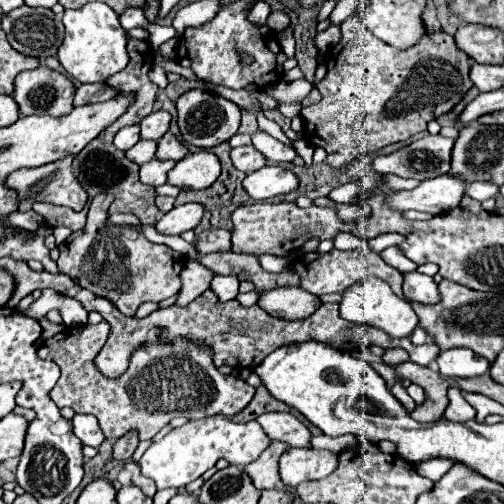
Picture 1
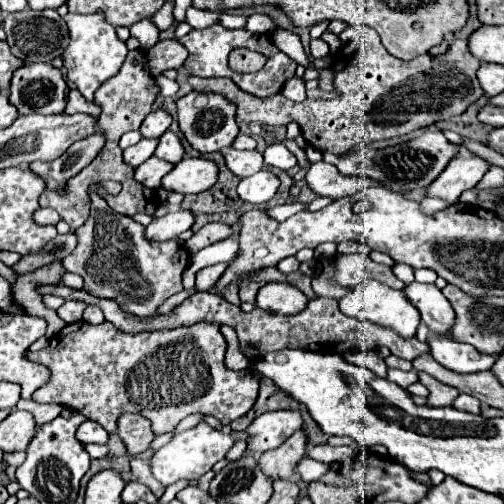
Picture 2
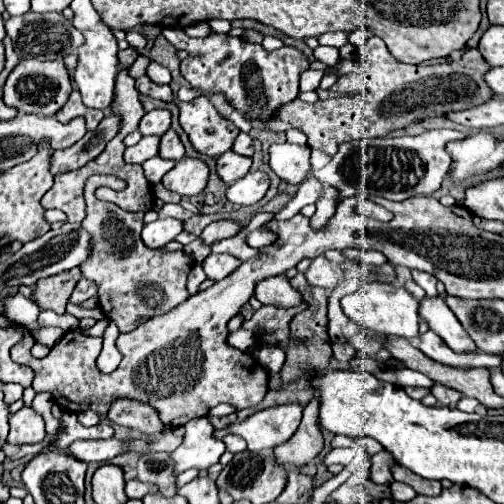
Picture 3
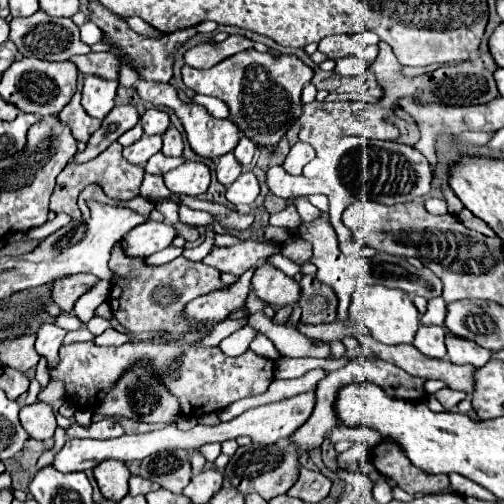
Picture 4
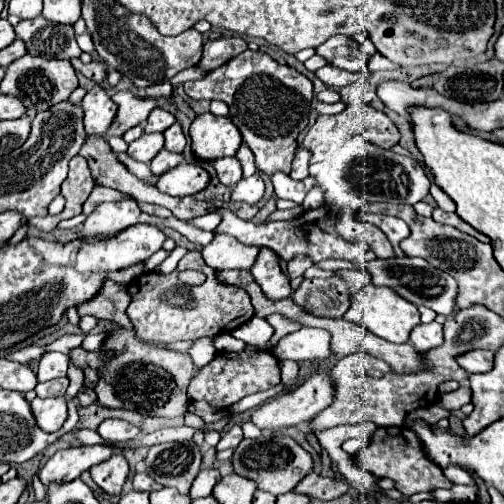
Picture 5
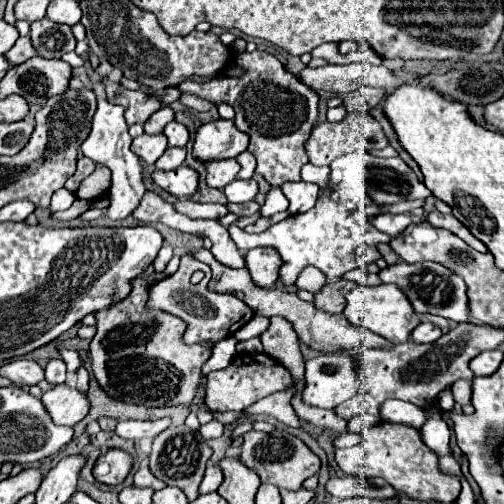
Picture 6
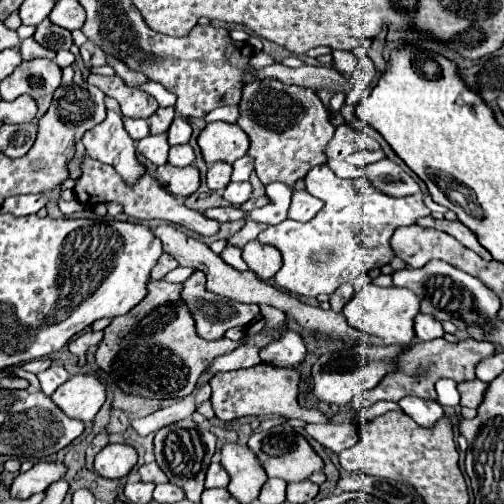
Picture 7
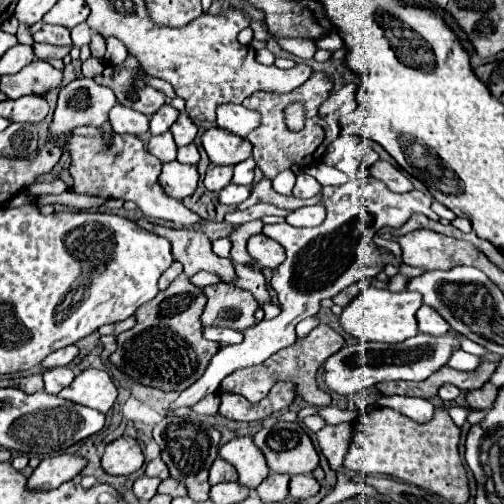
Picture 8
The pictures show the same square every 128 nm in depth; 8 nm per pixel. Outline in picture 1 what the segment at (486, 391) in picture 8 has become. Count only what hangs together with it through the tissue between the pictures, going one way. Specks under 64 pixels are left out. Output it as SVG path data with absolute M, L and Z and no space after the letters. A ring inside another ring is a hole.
M414 362L400 364L396 368L390 368L385 363L372 364L372 368L384 378L388 388L391 388L397 377L408 378L418 386L426 390L426 398L430 400L430 420L436 420L440 414L444 416L444 410L448 406L448 388L452 386L446 378L442 378L438 372L426 366L418 366Z

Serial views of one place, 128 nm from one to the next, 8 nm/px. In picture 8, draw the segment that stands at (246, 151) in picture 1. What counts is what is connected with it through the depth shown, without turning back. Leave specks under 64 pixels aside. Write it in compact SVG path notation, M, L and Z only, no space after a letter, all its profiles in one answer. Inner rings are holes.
M208 166L204 186L212 192L220 192L224 186L228 186L232 180L232 166Z

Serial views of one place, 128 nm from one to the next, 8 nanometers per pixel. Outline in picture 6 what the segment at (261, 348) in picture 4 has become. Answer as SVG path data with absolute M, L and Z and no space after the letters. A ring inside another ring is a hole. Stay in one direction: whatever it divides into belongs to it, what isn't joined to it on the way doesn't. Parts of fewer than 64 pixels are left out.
M256 314L244 328L240 328L236 334L234 334L234 338L238 338L238 340L248 340L248 338L258 338L266 328L268 328L268 324L270 324L270 320L268 318L264 318L264 316L260 316L260 314Z

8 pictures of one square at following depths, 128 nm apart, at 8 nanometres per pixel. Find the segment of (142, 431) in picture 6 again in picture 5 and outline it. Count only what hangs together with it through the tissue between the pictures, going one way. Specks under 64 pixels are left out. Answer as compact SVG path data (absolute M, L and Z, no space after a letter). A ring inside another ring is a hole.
M104 420L98 426L98 432L104 440L112 440L112 442L126 442L132 440L140 434L140 428L134 424L128 424L124 420Z

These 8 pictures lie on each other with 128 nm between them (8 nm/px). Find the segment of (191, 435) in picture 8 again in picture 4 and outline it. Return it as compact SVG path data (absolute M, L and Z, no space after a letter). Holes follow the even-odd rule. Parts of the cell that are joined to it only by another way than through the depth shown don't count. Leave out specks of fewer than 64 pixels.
M178 448L178 450L164 450L154 456L148 456L140 464L140 476L160 484L162 488L180 494L192 474L190 474L190 450Z

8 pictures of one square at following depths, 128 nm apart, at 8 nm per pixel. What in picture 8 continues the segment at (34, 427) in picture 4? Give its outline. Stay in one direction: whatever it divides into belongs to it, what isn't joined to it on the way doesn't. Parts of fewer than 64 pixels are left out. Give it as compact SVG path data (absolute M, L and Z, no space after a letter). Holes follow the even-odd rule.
M88 368L82 374L78 374L74 382L60 392L60 398L96 408L100 412L108 412L116 396L118 388L114 386L110 374L106 370L94 370L94 368Z

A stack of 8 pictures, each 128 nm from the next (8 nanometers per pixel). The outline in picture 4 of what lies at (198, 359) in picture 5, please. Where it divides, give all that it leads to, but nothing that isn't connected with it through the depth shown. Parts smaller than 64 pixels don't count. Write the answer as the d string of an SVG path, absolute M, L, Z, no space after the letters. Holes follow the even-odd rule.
M244 317L238 320L222 320L218 322L202 340L200 344L206 346L206 348L212 348L212 346L218 346L230 332L236 332L240 328L244 328L248 323L248 318Z

